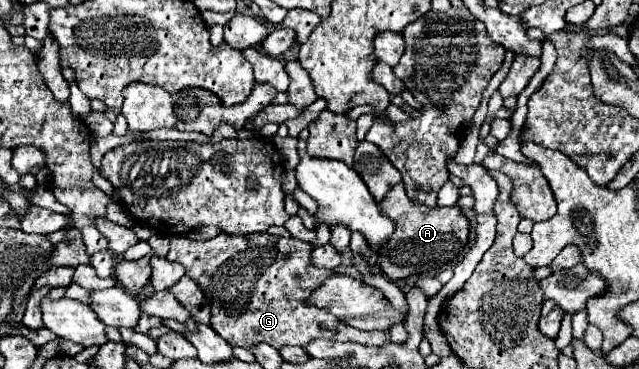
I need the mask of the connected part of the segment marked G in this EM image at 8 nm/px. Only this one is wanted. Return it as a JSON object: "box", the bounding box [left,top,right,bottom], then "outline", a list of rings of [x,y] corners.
{"box":[167,233,387,349],"outline":[[[219,233],[217,237],[207,241],[173,237],[167,259],[181,263],[185,267],[185,275],[191,277],[201,287],[201,291],[205,291],[205,297],[209,299],[209,305],[211,305],[211,327],[233,347],[253,349],[253,345],[257,343],[269,343],[275,349],[281,349],[287,345],[307,347],[307,343],[321,337],[331,341],[353,341],[353,343],[375,345],[375,347],[381,347],[383,343],[387,343],[387,337],[383,331],[355,329],[351,325],[345,325],[337,317],[333,317],[327,307],[313,307],[305,303],[305,297],[309,297],[329,275],[333,275],[327,269],[317,269],[311,265],[309,261],[311,251],[313,251],[313,245],[305,241],[283,239],[269,233],[251,233],[251,235],[239,235],[239,237]]]}

